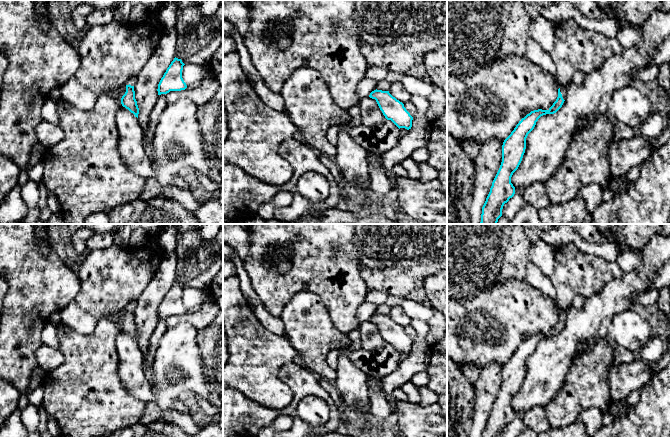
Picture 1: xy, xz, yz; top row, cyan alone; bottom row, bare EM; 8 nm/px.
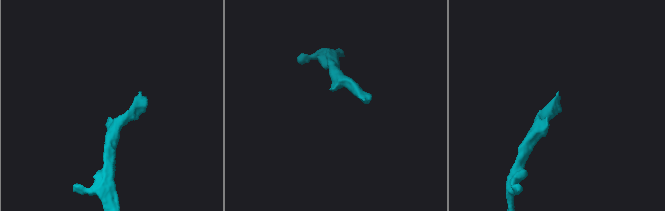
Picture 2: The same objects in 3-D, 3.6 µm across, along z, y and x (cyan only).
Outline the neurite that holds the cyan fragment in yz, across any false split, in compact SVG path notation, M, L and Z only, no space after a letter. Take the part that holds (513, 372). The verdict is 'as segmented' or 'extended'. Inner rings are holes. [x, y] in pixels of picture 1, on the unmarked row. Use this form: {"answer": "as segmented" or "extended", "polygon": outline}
{"answer": "extended", "polygon": "M559 309L558 321L548 334L534 334L522 342L502 369L502 386L492 406L490 416L482 431L482 437L502 437L505 427L515 418L511 407L513 397L518 393L526 373L526 362L534 353L538 343L546 338L556 337L566 323L566 311Z"}

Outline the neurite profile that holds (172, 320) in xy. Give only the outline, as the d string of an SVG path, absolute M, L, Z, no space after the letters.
M204 303L198 312L187 311L181 315L170 315L166 318L166 322L168 327L172 327L181 322L189 322L200 331L214 321L217 313L218 307L214 303Z

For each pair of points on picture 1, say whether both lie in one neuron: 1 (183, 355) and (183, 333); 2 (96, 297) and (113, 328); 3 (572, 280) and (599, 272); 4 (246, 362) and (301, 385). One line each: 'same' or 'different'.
1: same
2: different
3: same
4: different

